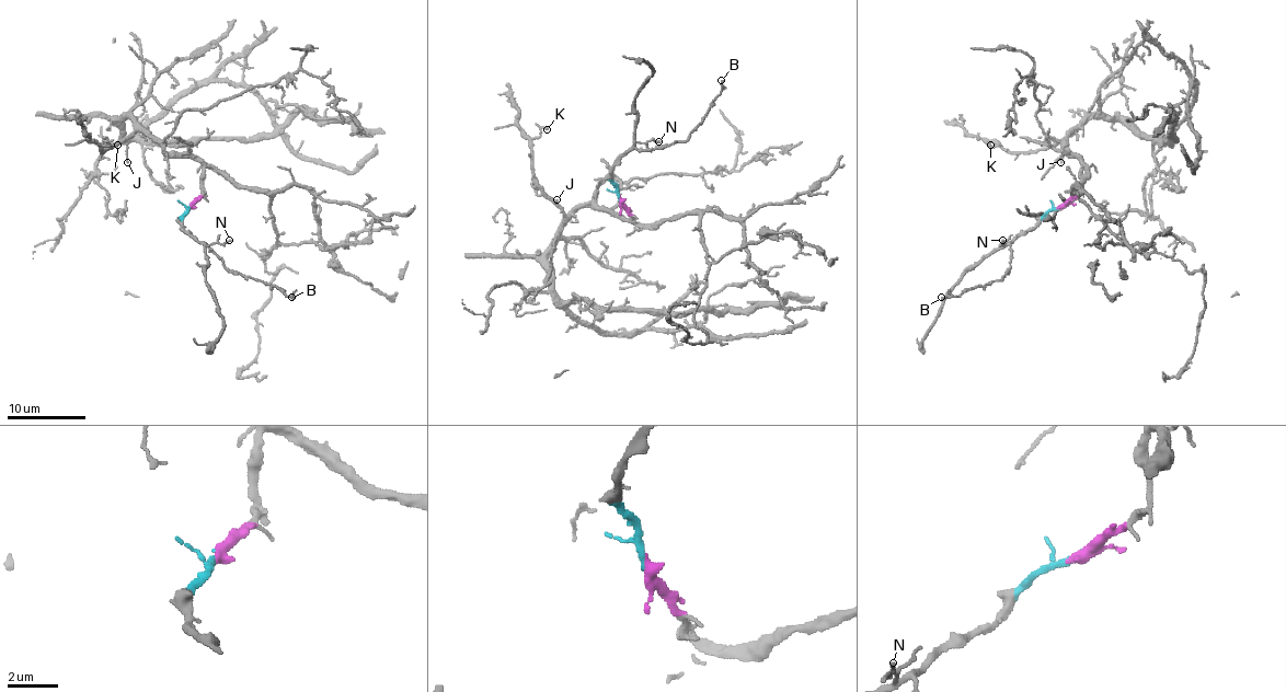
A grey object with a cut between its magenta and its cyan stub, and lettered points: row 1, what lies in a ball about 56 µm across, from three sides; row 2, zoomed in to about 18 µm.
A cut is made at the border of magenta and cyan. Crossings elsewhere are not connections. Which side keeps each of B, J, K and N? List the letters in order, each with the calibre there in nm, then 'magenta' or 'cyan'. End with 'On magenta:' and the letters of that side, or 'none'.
B: 130 nm thick; cyan
J: 110 nm thick; magenta
K: 80 nm thick; magenta
N: 80 nm thick; cyan
On magenta: J, K

